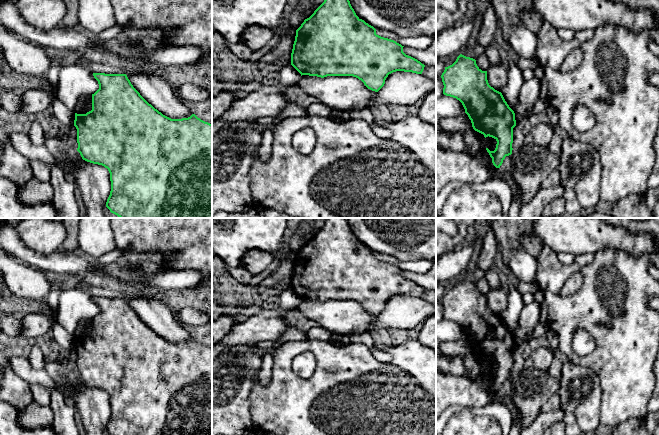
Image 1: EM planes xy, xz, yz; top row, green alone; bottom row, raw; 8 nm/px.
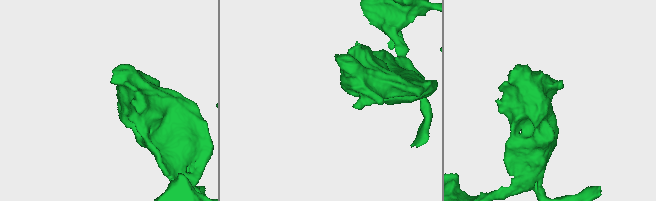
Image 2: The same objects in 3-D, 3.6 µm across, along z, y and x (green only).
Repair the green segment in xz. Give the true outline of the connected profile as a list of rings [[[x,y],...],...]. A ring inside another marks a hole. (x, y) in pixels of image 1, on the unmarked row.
[[[326,218],[324,226],[314,237],[296,254],[295,265],[291,277],[291,289],[302,299],[327,300],[353,300],[361,304],[364,309],[378,316],[385,308],[389,298],[396,295],[422,298],[425,289],[417,283],[406,279],[401,268],[394,264],[376,258],[376,253],[360,243],[346,218]]]

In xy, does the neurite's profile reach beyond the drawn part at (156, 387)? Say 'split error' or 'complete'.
complete

